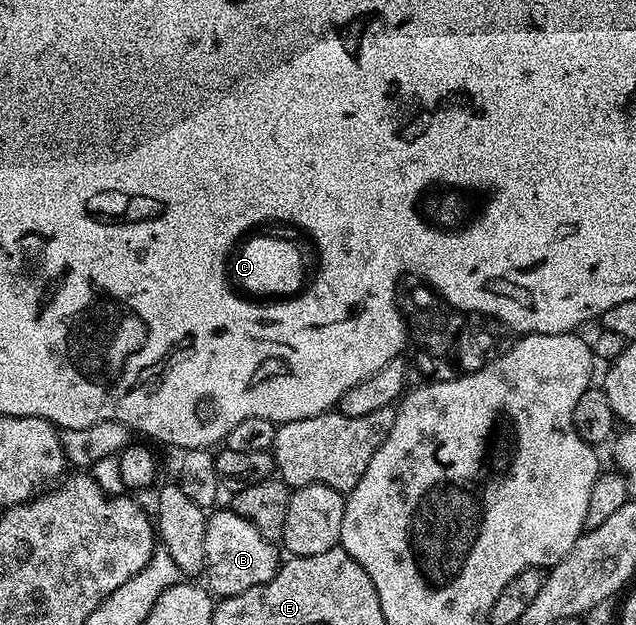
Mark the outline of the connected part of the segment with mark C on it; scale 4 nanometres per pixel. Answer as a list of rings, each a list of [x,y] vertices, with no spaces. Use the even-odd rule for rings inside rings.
[[[280,215],[248,223],[224,251],[224,287],[228,287],[232,299],[248,303],[248,307],[300,303],[300,295],[312,295],[312,283],[320,283],[320,275],[324,275],[324,247],[320,247],[320,239],[308,231],[290,230]]]

